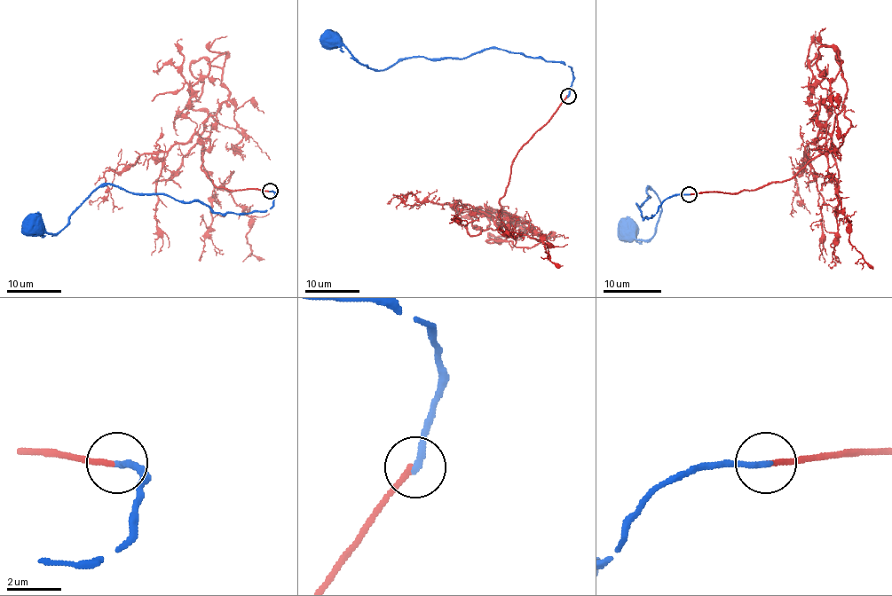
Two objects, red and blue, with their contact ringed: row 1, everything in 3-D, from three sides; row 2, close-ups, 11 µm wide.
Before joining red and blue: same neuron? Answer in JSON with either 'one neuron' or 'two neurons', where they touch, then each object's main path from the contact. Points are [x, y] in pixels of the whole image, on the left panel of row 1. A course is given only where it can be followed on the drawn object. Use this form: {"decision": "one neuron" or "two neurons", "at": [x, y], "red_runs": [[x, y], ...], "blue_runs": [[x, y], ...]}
{"decision": "one neuron", "at": [270, 191], "red_runs": [[269, 192], [217, 187], [201, 169], [194, 134], [143, 153], [120, 172], [106, 171], [107, 195], [88, 202]], "blue_runs": [[270, 192], [270, 209], [216, 213], [166, 194], [100, 184], [57, 233], [36, 224]]}

